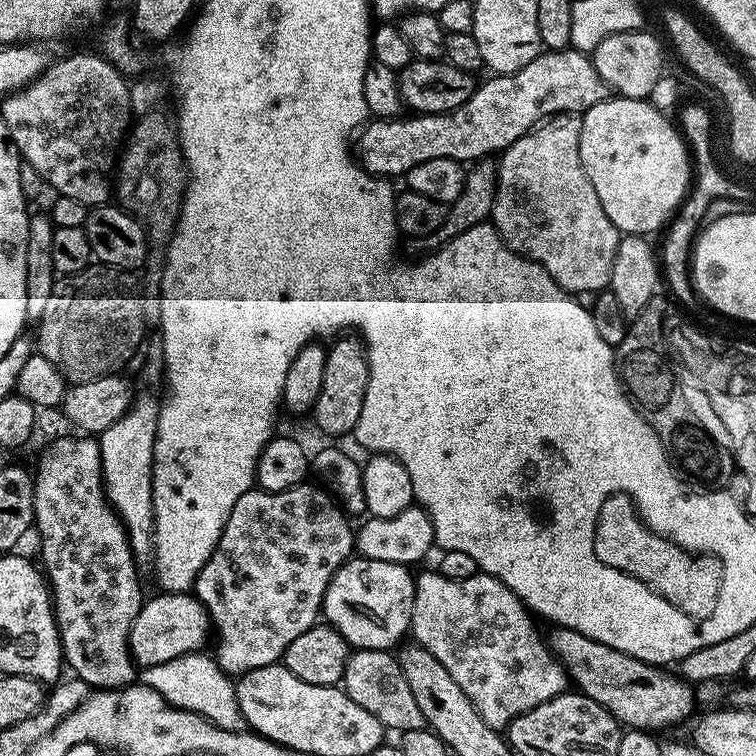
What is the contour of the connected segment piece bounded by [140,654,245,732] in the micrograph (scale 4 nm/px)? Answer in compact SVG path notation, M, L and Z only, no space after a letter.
M204 654L179 656L161 664L159 669L143 669L140 680L148 688L158 690L168 704L178 708L195 705L192 703L196 700L196 688L201 687L200 700L204 704L195 705L194 708L199 716L205 716L214 726L227 732L238 732L245 727L244 715L238 706L235 683L230 682L228 673L220 669L215 659L208 657L207 660Z

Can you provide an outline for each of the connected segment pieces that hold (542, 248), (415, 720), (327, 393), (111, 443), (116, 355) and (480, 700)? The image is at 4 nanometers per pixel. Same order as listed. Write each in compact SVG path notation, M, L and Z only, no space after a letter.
M540 126L520 136L505 148L498 160L496 177L496 201L493 202L491 223L512 251L528 260L542 265L552 281L569 294L580 292L599 293L607 289L612 275L614 254L622 236L613 230L604 219L604 212L580 165L580 154L574 144L574 136L568 132L555 132L552 128Z
M369 648L353 651L344 664L342 690L358 702L362 710L374 714L385 729L396 728L395 731L401 733L425 727L422 710L418 710L418 702L414 702L414 694L410 694L410 686L404 681L399 659L391 651L379 652Z
M341 335L339 338L333 339L331 344L326 352L322 390L318 390L316 405L313 406L310 416L311 419L316 419L317 426L326 435L344 436L347 432L348 435L355 433L356 423L362 414L362 402L368 381L368 358L363 343L355 335Z
M137 395L129 408L114 426L99 433L98 443L100 445L100 457L102 458L102 470L104 471L104 486L106 489L107 503L115 509L115 513L124 521L124 527L128 530L128 539L132 542L133 553L137 557L151 557L154 552L152 543L152 463L154 462L154 438L158 430L158 418L160 405L157 397Z
M104 270L100 280L95 280L92 274L61 279L52 291L50 302L46 302L46 310L38 321L38 355L46 358L46 362L54 362L54 366L64 375L69 385L85 384L94 382L94 378L106 378L123 373L123 368L135 358L136 351L138 356L145 343L144 308L136 297L136 288L128 280L116 280L116 276L115 271Z
M438 570L416 576L411 635L415 643L423 646L439 664L450 670L450 678L462 686L462 694L470 698L482 722L491 728L507 729L511 720L534 710L534 706L542 706L542 702L560 695L569 687L564 668L548 649L545 637L542 632L540 636L535 622L533 613L525 608L524 603L493 576L477 574L451 580Z

